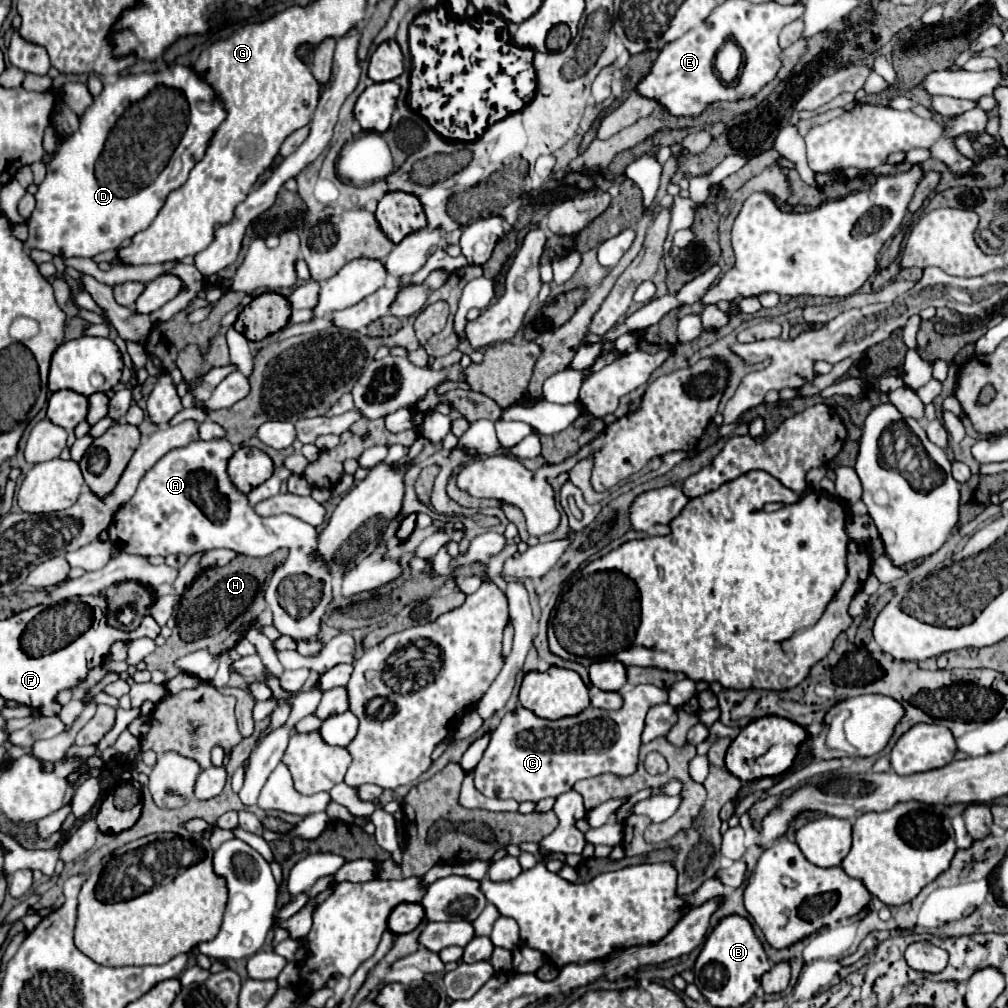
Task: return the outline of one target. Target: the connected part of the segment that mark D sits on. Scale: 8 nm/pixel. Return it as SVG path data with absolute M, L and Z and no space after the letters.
M170 65L170 67L166 67L166 69L162 69L162 71L154 73L154 75L150 75L150 73L140 73L140 75L126 73L126 75L116 77L110 83L104 83L102 93L98 97L94 97L94 103L80 117L78 131L72 137L62 141L60 149L56 151L56 155L52 157L52 161L48 165L44 181L38 185L38 191L36 191L36 209L34 209L34 213L28 219L28 239L24 241L24 249L28 249L28 251L32 251L32 249L48 251L48 253L58 255L62 259L68 259L68 257L90 257L92 259L92 257L96 257L102 251L118 249L126 237L134 237L136 233L144 231L154 221L154 217L158 215L160 207L164 205L164 199L174 189L178 189L178 187L182 187L186 183L188 173L192 171L192 167L206 155L208 143L212 141L212 135L216 133L216 127L220 127L220 123L226 119L224 103L216 103L212 113L198 111L196 101L198 99L214 99L214 95L216 95L216 91L204 79L204 75L200 75L194 67L188 67L188 65Z

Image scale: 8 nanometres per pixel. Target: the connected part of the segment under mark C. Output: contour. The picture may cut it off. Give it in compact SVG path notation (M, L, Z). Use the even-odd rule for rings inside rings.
M636 685L622 695L624 703L616 711L586 707L580 715L548 721L532 711L518 707L508 711L494 729L492 739L474 769L476 789L486 797L514 799L518 803L538 803L546 797L560 797L570 791L576 781L612 773L630 777L638 769L638 751L642 745L644 719L650 707L668 701L668 691L656 685ZM566 747L594 747L590 751L574 751Z

